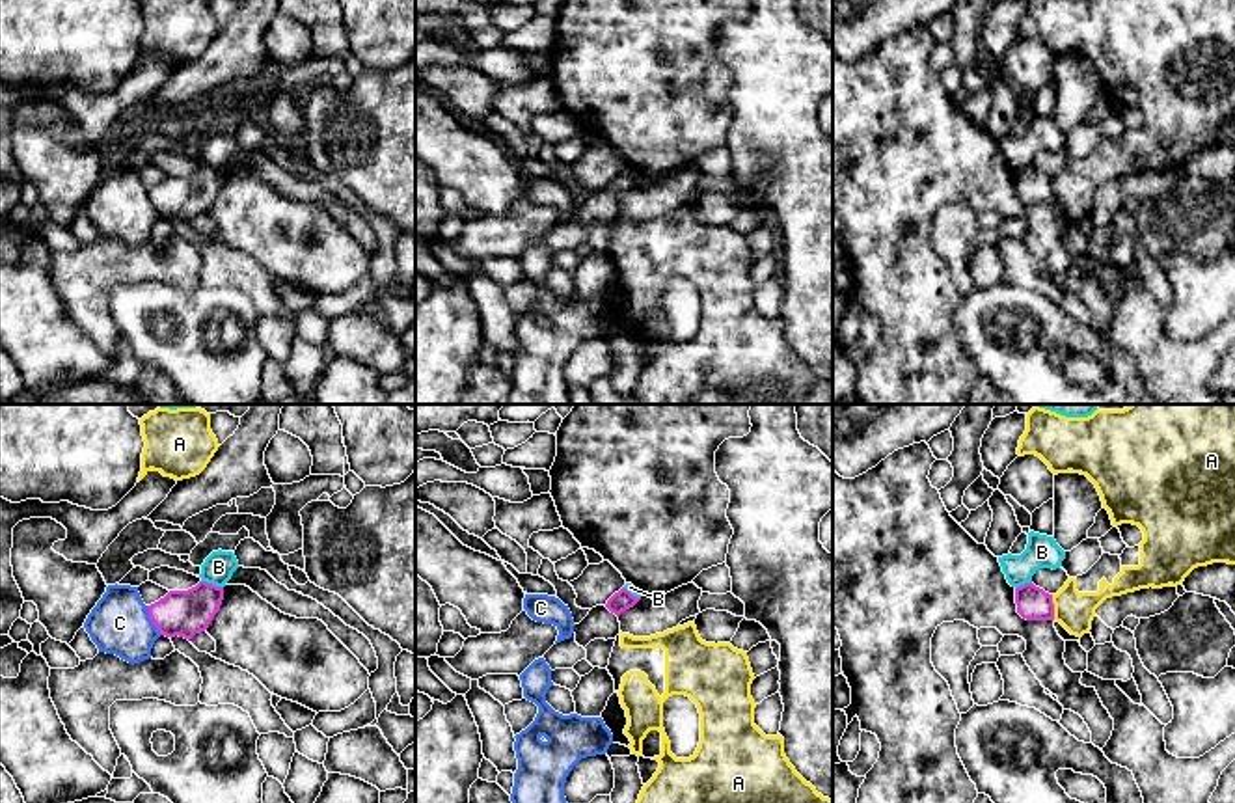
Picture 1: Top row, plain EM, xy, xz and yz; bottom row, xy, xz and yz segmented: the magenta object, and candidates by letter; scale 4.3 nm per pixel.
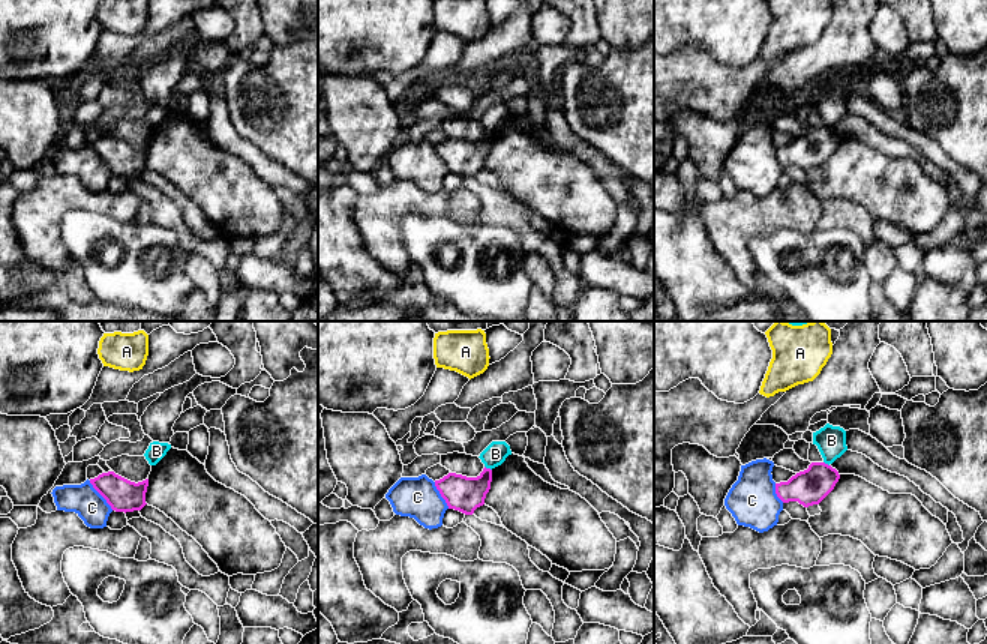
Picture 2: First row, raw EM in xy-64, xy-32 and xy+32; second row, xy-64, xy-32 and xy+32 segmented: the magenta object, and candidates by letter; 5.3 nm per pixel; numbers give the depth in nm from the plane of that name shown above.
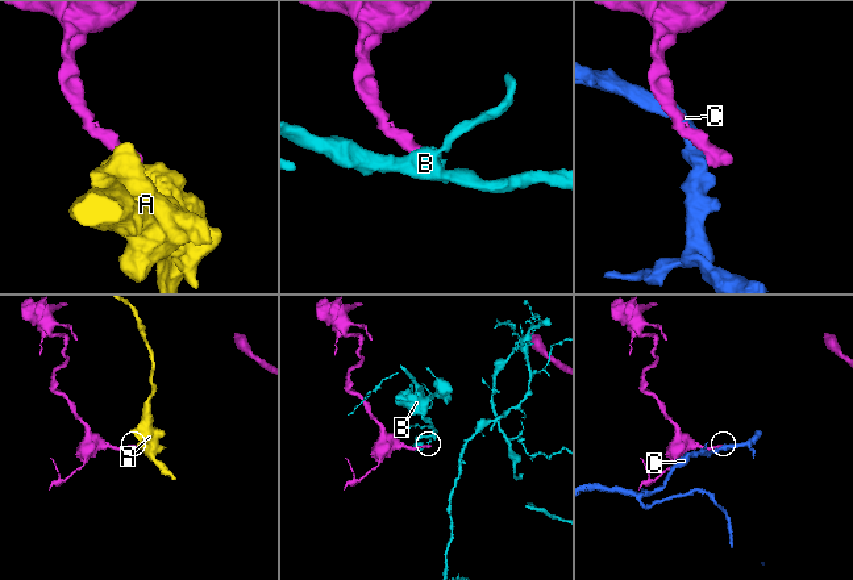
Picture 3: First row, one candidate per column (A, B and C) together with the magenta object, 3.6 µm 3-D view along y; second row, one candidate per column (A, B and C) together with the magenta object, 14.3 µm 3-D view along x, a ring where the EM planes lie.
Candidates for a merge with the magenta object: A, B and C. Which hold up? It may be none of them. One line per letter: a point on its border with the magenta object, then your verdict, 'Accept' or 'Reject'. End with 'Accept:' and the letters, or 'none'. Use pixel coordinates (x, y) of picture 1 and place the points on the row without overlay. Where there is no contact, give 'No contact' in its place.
A: Touches magenta at yz (1053, 190). Reject
B: Touches magenta at xy (213, 168). Reject
C: Touches magenta at xy (151, 202). Reject
Accept: none

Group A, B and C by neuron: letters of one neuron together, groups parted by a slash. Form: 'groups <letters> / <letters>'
groups A / B / C

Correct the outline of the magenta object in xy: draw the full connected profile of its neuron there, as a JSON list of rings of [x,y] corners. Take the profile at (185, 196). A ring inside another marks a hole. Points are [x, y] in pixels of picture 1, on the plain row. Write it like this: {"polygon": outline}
{"polygon": [[[199,164],[188,173],[170,173],[158,184],[147,188],[149,201],[160,218],[192,222],[209,211],[220,194],[224,170]]]}

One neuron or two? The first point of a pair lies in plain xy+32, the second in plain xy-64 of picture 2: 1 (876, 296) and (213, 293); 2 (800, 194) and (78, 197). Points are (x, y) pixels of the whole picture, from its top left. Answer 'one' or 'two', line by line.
1: two
2: one

